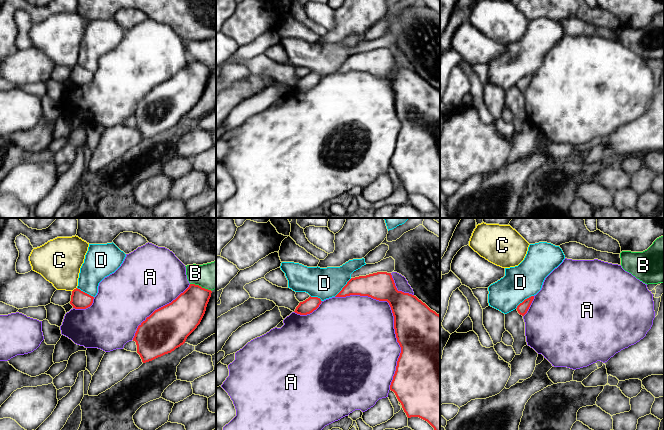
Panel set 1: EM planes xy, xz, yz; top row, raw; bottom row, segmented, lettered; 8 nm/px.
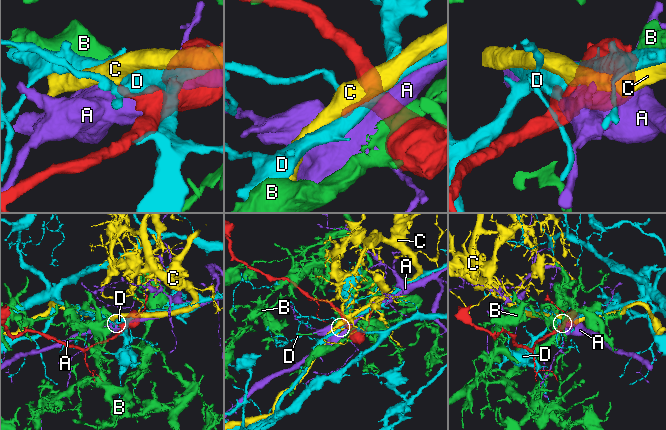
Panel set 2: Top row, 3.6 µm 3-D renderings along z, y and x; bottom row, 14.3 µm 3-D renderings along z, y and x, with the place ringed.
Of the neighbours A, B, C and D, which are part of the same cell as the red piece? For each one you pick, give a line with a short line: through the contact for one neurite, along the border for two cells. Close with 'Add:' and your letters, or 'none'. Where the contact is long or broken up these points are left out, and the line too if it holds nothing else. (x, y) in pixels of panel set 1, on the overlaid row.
Add: none

